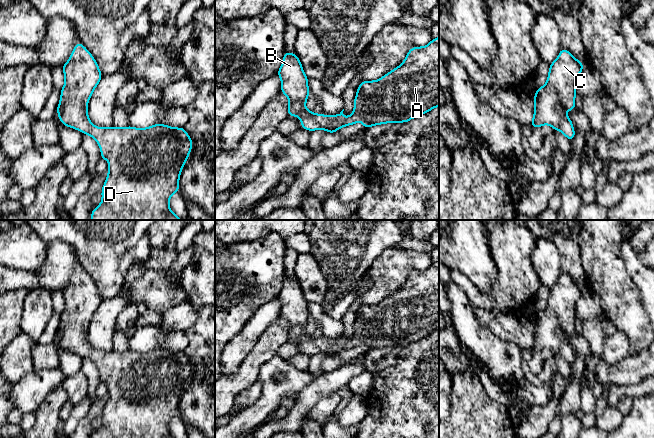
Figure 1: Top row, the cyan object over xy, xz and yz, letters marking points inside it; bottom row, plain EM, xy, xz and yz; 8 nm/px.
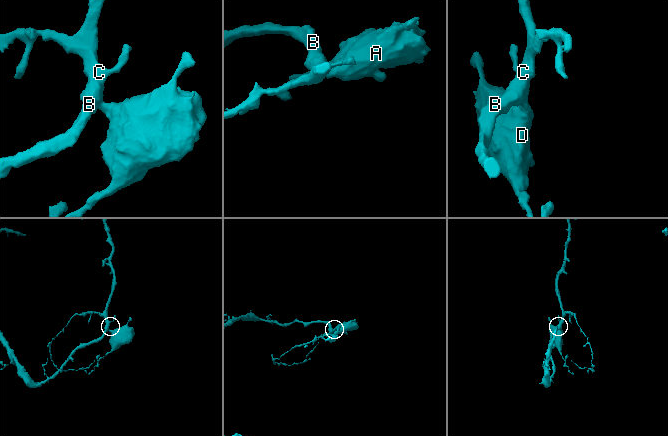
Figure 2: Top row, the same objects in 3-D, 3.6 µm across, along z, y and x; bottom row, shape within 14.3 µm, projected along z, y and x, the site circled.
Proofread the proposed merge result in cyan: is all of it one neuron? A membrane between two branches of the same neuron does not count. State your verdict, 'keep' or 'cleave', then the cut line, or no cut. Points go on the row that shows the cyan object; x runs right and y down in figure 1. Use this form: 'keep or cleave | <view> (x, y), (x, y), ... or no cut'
keep | no cut

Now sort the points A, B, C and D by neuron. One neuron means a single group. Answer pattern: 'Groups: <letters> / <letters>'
Groups: A B C D

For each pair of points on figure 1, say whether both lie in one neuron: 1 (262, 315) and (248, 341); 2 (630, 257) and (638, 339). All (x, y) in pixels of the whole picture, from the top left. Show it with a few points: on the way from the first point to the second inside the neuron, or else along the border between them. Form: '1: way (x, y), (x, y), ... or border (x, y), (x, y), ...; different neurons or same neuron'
1: way (259, 321), (249, 335); same neuron
2: border (623, 257), (625, 268), (637, 289), (641, 301); different neurons

